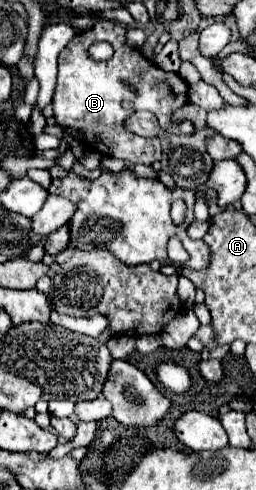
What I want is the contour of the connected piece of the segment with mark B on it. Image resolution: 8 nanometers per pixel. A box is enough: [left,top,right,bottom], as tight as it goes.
[52,21,194,165]

